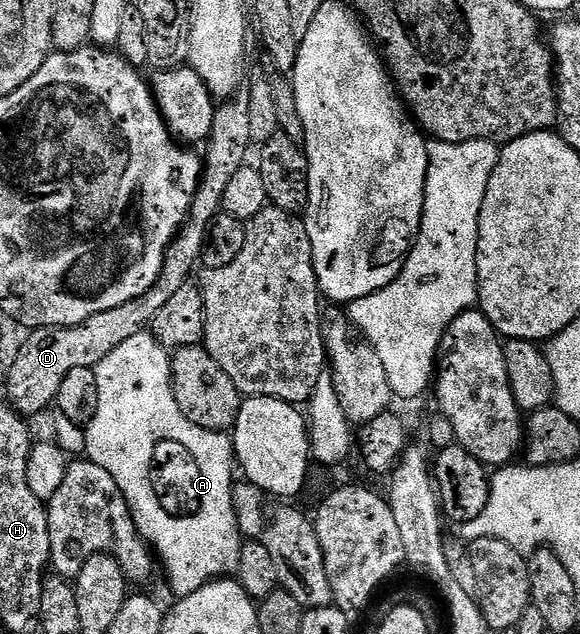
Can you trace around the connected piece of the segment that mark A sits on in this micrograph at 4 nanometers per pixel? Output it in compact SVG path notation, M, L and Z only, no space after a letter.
M148 330L140 331L135 337L123 341L123 345L119 345L119 349L111 349L111 353L107 353L107 357L103 357L103 361L95 369L99 381L99 409L95 409L95 417L89 422L89 426L84 428L83 435L85 435L84 454L95 465L99 465L99 469L107 469L107 473L111 473L111 477L115 477L115 483L119 485L119 489L131 509L131 517L135 521L139 533L149 544L154 556L159 560L160 566L161 563L165 566L165 575L169 578L169 587L174 591L174 596L180 597L195 593L203 585L212 583L214 579L232 576L239 565L243 536L235 521L235 505L231 501L235 482L233 440L228 434L203 429L199 425L191 425L191 421L187 421L187 417L183 417L183 409L179 409L173 396L170 358L170 352Z

